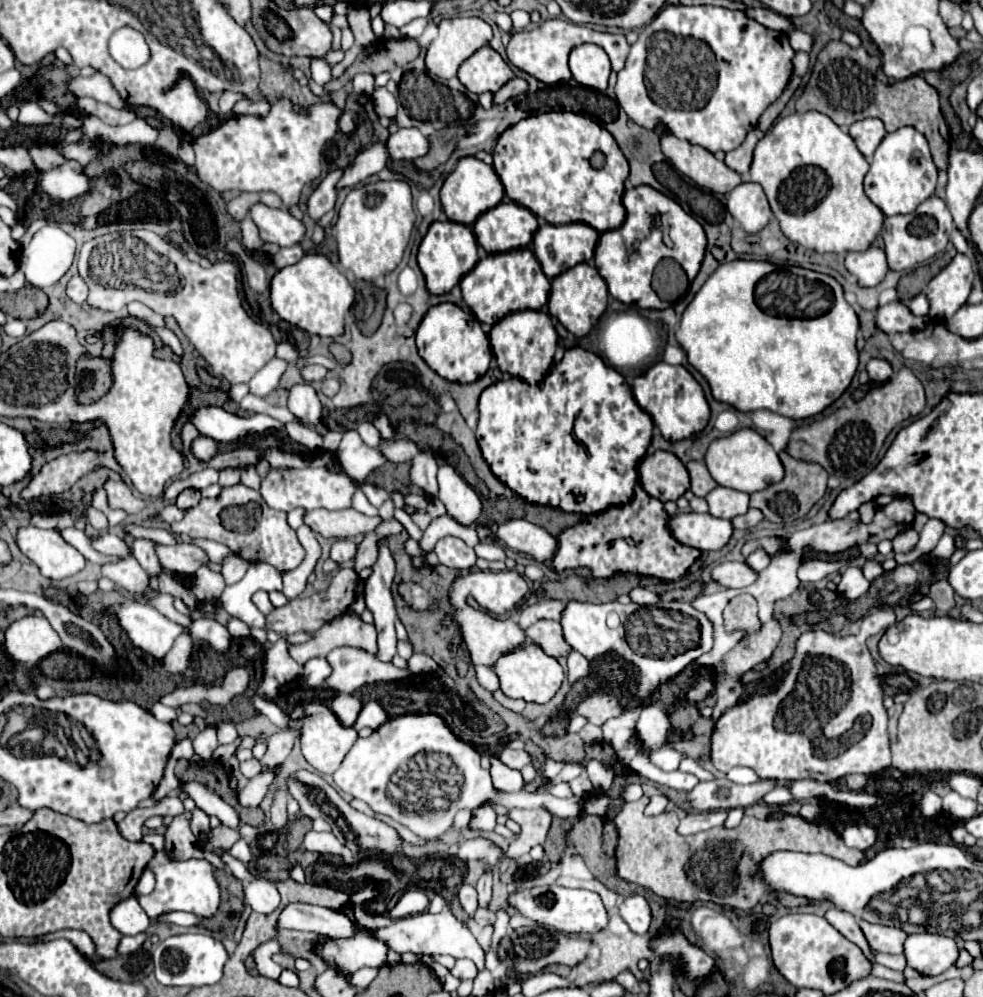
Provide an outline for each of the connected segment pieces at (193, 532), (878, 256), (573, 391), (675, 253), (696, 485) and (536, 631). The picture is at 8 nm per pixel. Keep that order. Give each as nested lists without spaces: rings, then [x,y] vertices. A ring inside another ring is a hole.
[[[243,483],[223,488],[215,500],[201,499],[197,507],[185,511],[185,517],[181,521],[171,525],[171,533],[185,533],[189,537],[201,537],[223,543],[249,563],[263,561],[277,567],[279,571],[295,569],[305,557],[305,549],[297,541],[295,531],[287,525],[287,513],[269,509],[267,503],[261,499],[259,491],[253,491]]]
[[[869,247],[863,253],[849,253],[845,257],[845,267],[851,275],[857,277],[857,283],[861,287],[879,285],[889,271],[885,251],[879,247]]]
[[[571,347],[565,351],[561,361],[555,361],[549,369],[549,373],[543,377],[541,383],[537,385],[529,385],[517,377],[509,377],[509,379],[501,379],[493,385],[489,385],[479,399],[479,425],[477,425],[477,441],[479,447],[483,451],[485,461],[489,463],[491,471],[507,485],[511,487],[519,497],[527,499],[529,503],[539,503],[539,505],[551,505],[557,507],[561,511],[569,511],[569,513],[599,513],[605,507],[611,505],[621,505],[621,503],[629,503],[629,499],[633,497],[633,487],[637,483],[637,465],[639,461],[645,457],[647,447],[651,443],[651,431],[653,431],[653,421],[649,419],[649,413],[641,411],[641,407],[637,407],[637,401],[633,399],[631,387],[627,385],[627,381],[623,379],[623,375],[619,375],[613,367],[605,365],[605,361],[601,357],[597,357],[591,351],[585,351],[581,347]]]
[[[649,185],[627,189],[623,193],[623,207],[627,211],[623,225],[599,235],[595,247],[595,267],[617,301],[637,305],[641,309],[665,309],[665,301],[661,301],[651,287],[655,265],[663,257],[671,257],[679,261],[687,277],[693,279],[705,255],[705,231],[687,211],[683,211],[679,203]]]
[[[689,461],[685,467],[687,467],[689,477],[691,477],[691,487],[689,489],[697,497],[705,497],[713,487],[717,487],[717,483],[709,475],[709,471],[707,471],[707,467],[705,467],[703,461]]]
[[[545,619],[537,621],[525,633],[529,639],[533,639],[537,645],[541,645],[545,653],[549,653],[549,647],[553,647],[553,651],[551,651],[553,657],[567,655],[567,651],[569,651],[569,645],[565,643],[565,639],[561,635],[559,621],[545,621]]]

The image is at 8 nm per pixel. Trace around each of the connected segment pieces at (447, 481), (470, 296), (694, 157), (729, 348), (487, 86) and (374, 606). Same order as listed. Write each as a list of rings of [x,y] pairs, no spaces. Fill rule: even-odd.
[[[441,465],[439,473],[437,473],[437,483],[439,483],[439,499],[443,501],[443,505],[447,507],[447,513],[461,525],[471,525],[477,521],[477,517],[481,515],[481,499],[479,495],[473,491],[473,487],[457,473],[455,467],[451,465]]]
[[[521,247],[505,253],[493,253],[479,259],[477,265],[461,277],[459,287],[463,301],[469,305],[473,315],[481,323],[489,323],[489,325],[495,325],[499,319],[503,319],[513,311],[541,309],[549,297],[549,279],[541,271],[541,265],[537,263],[529,247]]]
[[[661,123],[655,127],[655,133],[659,135],[659,143],[661,143],[665,157],[683,175],[693,179],[699,187],[727,195],[733,187],[737,187],[737,183],[743,183],[741,175],[729,169],[723,161],[717,161],[711,151],[699,145],[693,145],[689,141],[677,139]]]
[[[735,259],[729,263],[719,265],[709,279],[703,283],[703,287],[695,293],[693,301],[687,305],[687,309],[683,311],[679,329],[677,329],[677,341],[679,345],[685,349],[689,363],[707,379],[711,393],[717,401],[729,403],[739,411],[757,411],[757,409],[769,409],[773,413],[785,415],[789,419],[807,419],[813,417],[817,413],[821,413],[825,407],[829,407],[833,401],[837,401],[841,397],[841,393],[849,387],[855,371],[857,371],[857,363],[859,363],[859,355],[855,349],[855,337],[859,331],[859,319],[857,313],[853,311],[853,307],[845,301],[843,295],[843,287],[829,275],[825,273],[815,273],[803,267],[787,267],[787,271],[783,267],[777,267],[769,261],[745,261],[745,259]]]
[[[485,45],[461,63],[457,75],[471,93],[481,95],[485,91],[497,93],[513,77],[513,71],[495,49]]]
[[[381,543],[379,559],[373,565],[371,577],[365,581],[365,603],[375,617],[377,629],[377,653],[379,661],[389,663],[397,655],[397,633],[395,633],[395,601],[391,595],[391,583],[395,577],[395,561],[389,547]]]

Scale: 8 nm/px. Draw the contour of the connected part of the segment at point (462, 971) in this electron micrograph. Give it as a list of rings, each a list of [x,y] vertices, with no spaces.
[[[457,959],[457,963],[455,963],[455,967],[453,967],[453,971],[451,971],[457,979],[475,979],[475,975],[477,975],[477,967],[475,967],[475,963],[473,961],[469,961],[469,959]]]

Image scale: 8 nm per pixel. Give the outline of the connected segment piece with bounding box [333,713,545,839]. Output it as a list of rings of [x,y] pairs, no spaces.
[[[435,713],[399,715],[399,717],[385,721],[379,729],[373,731],[371,737],[367,739],[359,737],[355,745],[351,747],[351,751],[345,755],[341,767],[333,773],[333,779],[335,779],[337,789],[349,791],[349,795],[353,795],[355,799],[369,803],[373,811],[393,817],[395,821],[403,823],[405,827],[409,827],[415,835],[423,839],[433,839],[433,837],[443,835],[453,825],[453,817],[459,809],[475,809],[487,799],[493,799],[493,803],[503,805],[507,809],[513,809],[513,807],[533,809],[533,807],[545,805],[545,799],[537,793],[533,795],[527,791],[519,791],[519,793],[495,791],[489,771],[485,771],[479,765],[479,753],[469,743],[457,739],[453,731],[445,725],[443,717]]]

